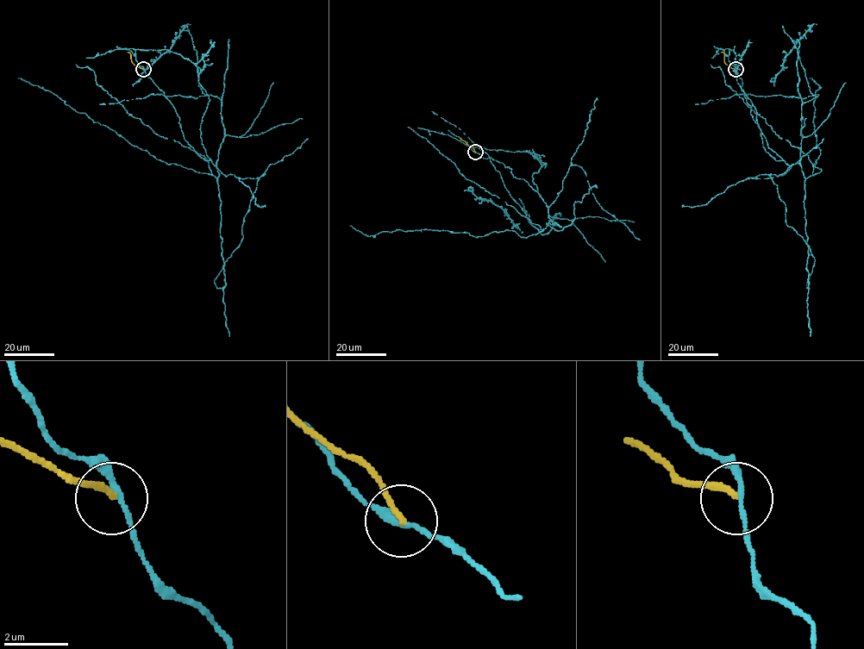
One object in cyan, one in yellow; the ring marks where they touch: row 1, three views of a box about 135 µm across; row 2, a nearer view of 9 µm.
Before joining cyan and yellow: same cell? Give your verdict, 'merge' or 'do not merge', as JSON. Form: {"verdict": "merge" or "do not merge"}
{"verdict": "do not merge"}

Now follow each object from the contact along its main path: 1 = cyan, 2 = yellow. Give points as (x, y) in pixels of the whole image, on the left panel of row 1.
1: (143, 69), (184, 140), (216, 164), (218, 289), (258, 177), (308, 138)
2: (143, 69), (132, 62), (131, 54), (127, 52)

